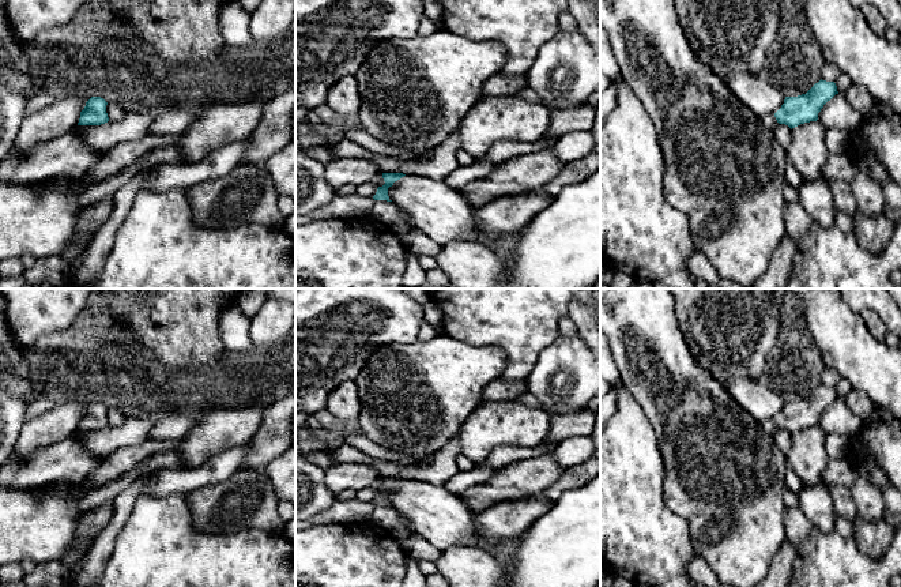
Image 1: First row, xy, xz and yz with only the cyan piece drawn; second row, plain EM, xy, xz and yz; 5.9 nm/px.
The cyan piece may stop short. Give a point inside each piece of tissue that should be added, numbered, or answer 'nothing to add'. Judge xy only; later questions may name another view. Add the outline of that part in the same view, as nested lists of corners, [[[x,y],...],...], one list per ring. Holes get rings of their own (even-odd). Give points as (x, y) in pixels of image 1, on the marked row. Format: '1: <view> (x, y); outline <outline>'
nothing to add

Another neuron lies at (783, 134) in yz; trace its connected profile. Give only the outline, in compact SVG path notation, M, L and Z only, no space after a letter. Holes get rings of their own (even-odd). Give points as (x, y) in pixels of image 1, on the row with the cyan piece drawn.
M777 124L773 129L773 136L776 142L787 150L792 142L792 129L785 124Z

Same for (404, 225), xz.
M400 210L400 214L400 221L391 226L389 230L392 230L400 240L403 240L404 234L414 227L414 222L408 212Z

